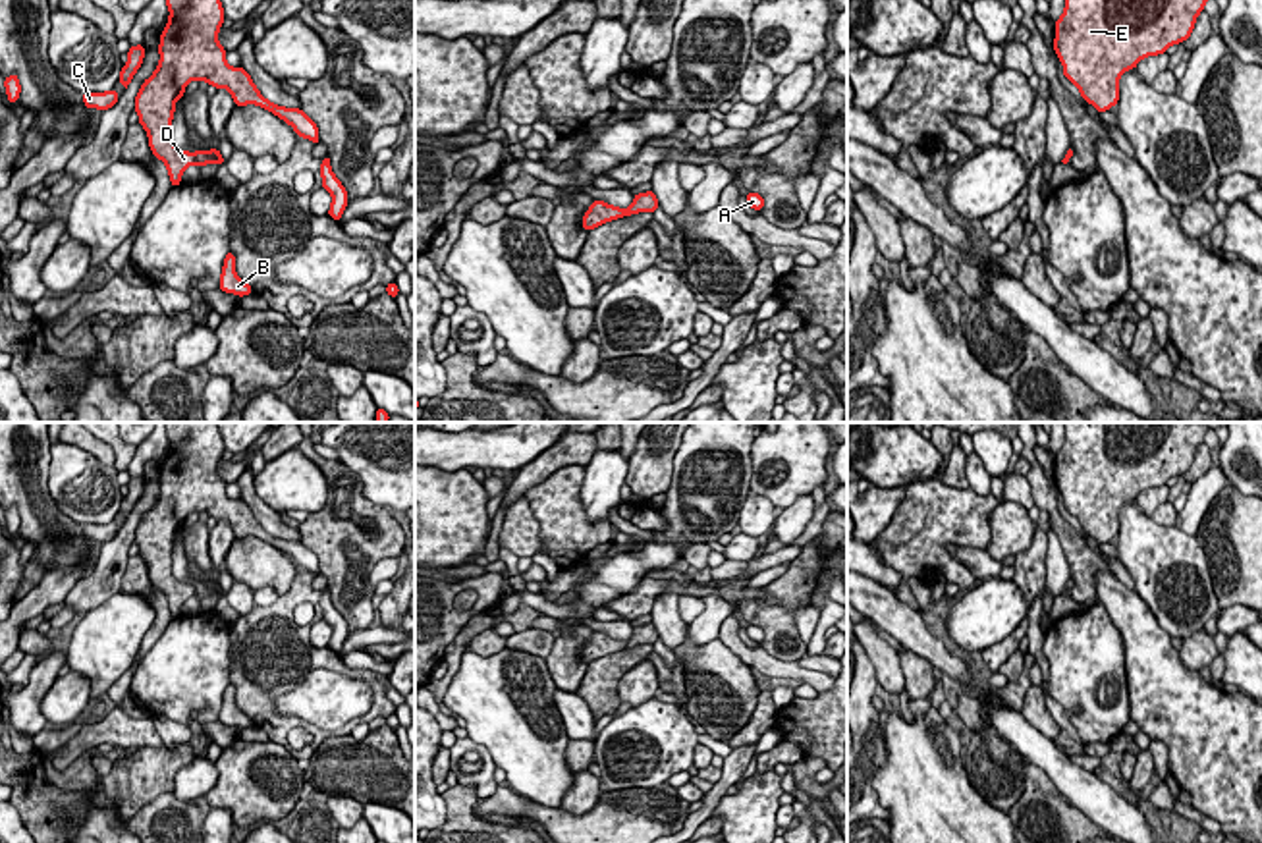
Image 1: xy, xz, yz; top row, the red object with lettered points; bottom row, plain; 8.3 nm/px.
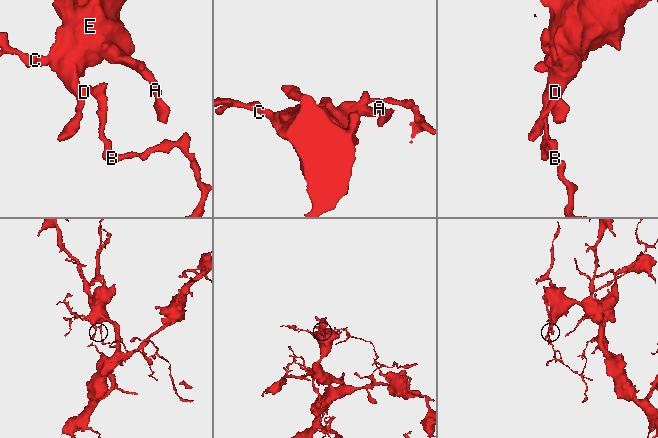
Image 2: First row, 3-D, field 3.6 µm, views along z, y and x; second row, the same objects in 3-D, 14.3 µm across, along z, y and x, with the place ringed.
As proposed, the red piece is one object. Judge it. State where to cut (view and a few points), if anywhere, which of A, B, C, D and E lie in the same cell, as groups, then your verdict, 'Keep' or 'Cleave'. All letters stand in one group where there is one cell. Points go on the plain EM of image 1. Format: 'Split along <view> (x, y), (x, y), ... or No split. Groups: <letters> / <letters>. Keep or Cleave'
Split along xy (193, 587), (195, 593). Groups: A C D E / B. Cleave

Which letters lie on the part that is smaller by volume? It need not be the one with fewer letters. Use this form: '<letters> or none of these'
B

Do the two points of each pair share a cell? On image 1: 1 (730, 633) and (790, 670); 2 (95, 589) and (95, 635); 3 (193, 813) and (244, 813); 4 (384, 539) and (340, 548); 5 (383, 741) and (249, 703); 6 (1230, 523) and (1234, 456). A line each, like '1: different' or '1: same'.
1: same
2: different
3: different
4: same
5: different
6: different

